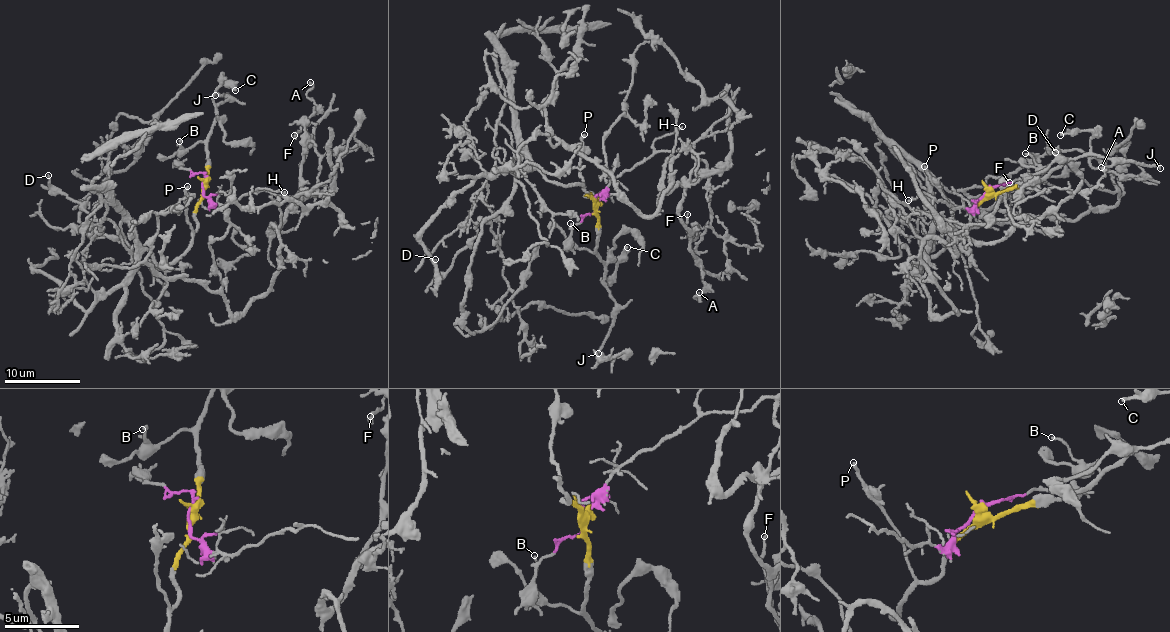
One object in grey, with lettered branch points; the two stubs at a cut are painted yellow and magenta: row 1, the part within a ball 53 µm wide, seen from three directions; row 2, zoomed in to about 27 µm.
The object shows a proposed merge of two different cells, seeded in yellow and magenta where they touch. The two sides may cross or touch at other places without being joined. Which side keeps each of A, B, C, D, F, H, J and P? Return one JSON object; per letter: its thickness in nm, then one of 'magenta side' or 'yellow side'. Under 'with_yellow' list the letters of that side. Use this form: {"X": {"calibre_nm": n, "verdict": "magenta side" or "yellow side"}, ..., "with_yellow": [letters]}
{"A": {"calibre_nm": 190, "verdict": "magenta side"}, "B": {"calibre_nm": 130, "verdict": "yellow side"}, "C": {"calibre_nm": 200, "verdict": "yellow side"}, "D": {"calibre_nm": 130, "verdict": "yellow side"}, "F": {"calibre_nm": 140, "verdict": "magenta side"}, "H": {"calibre_nm": 120, "verdict": "magenta side"}, "J": {"calibre_nm": 240, "verdict": "yellow side"}, "P": {"calibre_nm": 240, "verdict": "yellow side"}, "with_yellow": ["B", "C", "D", "J", "P"]}

